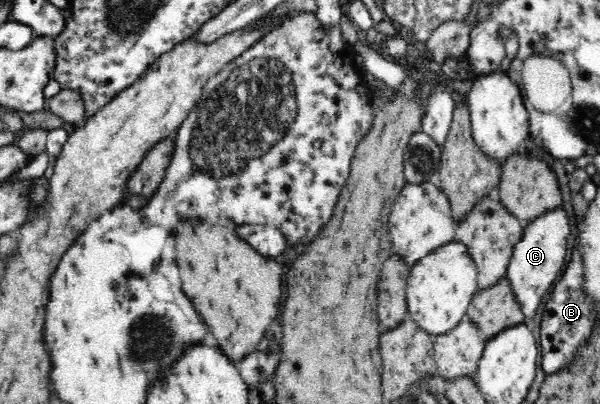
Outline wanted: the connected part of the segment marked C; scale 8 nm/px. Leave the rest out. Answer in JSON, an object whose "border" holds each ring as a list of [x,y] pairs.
{"border":[[[563,205],[553,207],[552,211],[544,211],[544,215],[538,215],[523,227],[522,239],[514,246],[506,276],[525,317],[534,317],[538,313],[538,305],[556,283],[558,273],[564,269],[564,259],[568,251],[566,239],[570,237],[570,233],[570,219]]]}

